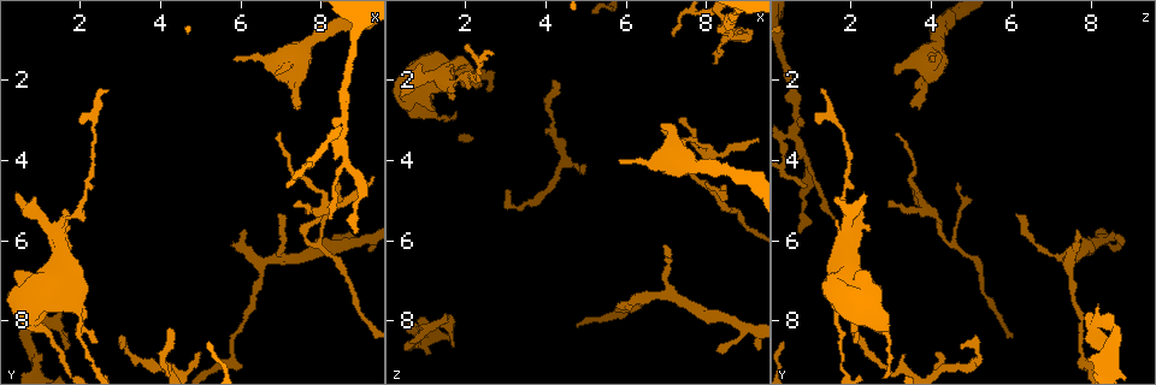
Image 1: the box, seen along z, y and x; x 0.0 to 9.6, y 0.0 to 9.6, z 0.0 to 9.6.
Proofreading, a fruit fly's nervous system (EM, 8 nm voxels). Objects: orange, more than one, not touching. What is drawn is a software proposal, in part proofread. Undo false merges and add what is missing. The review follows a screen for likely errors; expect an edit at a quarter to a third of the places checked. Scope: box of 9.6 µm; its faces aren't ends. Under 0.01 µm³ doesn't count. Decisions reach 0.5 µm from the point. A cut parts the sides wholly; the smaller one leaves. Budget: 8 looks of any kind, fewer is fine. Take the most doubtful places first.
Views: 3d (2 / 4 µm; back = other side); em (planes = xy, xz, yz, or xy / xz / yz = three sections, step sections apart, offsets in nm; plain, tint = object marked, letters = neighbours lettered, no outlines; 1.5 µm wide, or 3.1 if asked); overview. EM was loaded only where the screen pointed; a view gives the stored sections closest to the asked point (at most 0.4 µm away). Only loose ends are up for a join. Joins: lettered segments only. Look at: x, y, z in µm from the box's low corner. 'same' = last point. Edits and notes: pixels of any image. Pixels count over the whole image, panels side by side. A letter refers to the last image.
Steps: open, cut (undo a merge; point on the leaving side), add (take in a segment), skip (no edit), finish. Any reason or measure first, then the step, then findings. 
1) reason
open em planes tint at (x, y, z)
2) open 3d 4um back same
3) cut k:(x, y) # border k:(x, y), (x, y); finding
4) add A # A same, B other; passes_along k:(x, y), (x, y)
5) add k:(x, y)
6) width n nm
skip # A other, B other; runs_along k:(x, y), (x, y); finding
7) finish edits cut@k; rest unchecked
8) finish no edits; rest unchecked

tapers out
open em planes letters at (8.80, 5.75, 0.75)

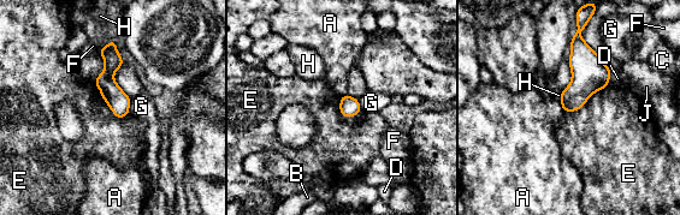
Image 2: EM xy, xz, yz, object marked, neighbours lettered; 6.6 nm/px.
longest_contact E 360 nm
skip # A other, B other, C other, D other, E other, F other, G other, H other, J other; none of them fits

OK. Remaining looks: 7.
an open end
open 3d 2um at (2.65, 2.20, 1.40)

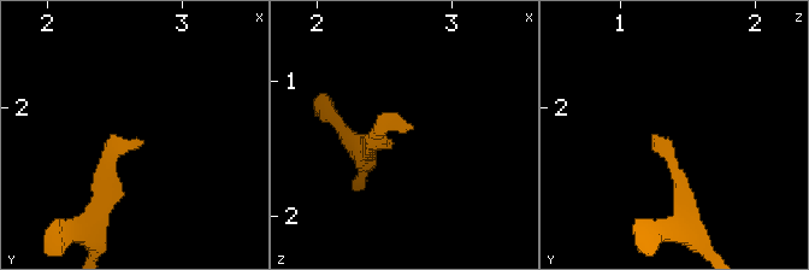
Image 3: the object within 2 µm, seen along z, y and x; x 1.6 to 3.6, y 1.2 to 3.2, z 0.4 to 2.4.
open em planes letters at (2.66, 2.24, 1.36)

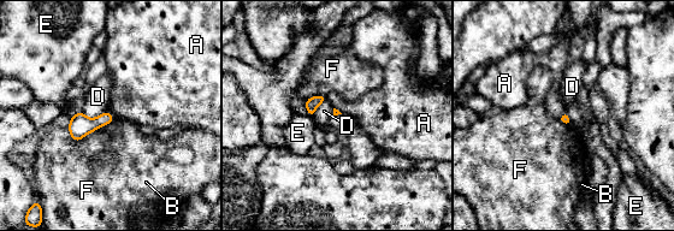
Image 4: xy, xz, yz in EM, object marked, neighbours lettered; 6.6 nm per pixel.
skip # A other, B other, D other, E other, F other; border 4:(81, 111), (90, 118), (105, 111); none of them fits

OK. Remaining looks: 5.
free end
open 3d 2um back at (6.90, 1.85, 3.05)

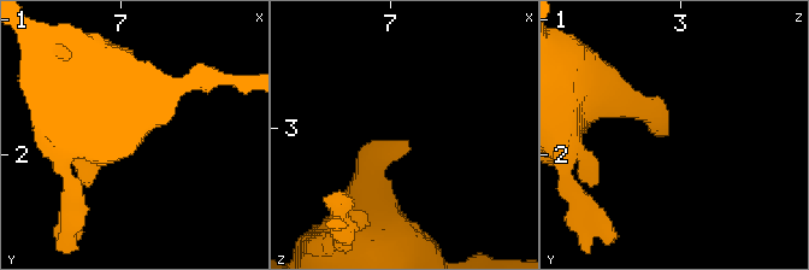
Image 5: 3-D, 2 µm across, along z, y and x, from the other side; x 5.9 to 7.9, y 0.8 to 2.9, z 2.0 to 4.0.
now the EM
open em planes letters at (6.88, 1.84, 3.10)

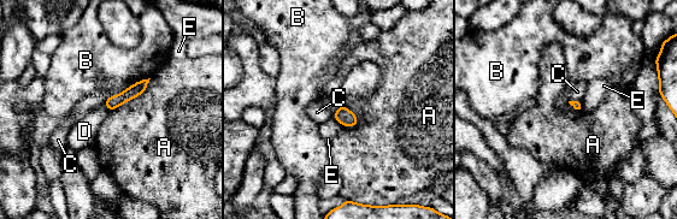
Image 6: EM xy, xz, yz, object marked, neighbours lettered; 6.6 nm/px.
skip # A other, B other, C other, D other, E other; border 6:(569, 102), (578, 112); no lettered segment goes on from it

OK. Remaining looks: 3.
finish no edits; rest unchecked

